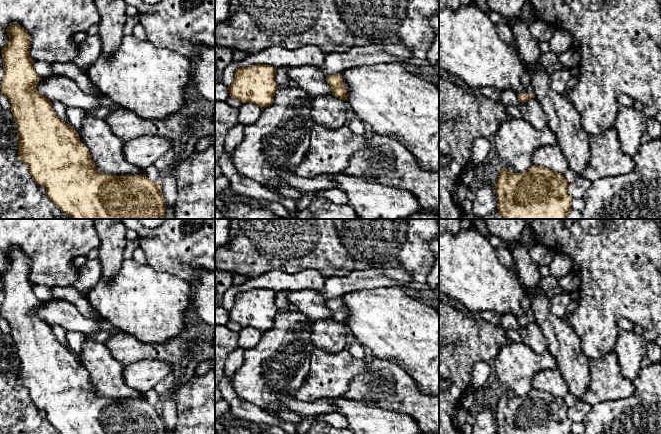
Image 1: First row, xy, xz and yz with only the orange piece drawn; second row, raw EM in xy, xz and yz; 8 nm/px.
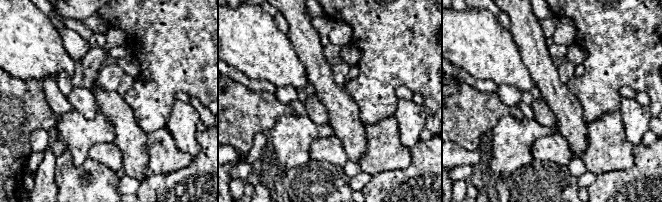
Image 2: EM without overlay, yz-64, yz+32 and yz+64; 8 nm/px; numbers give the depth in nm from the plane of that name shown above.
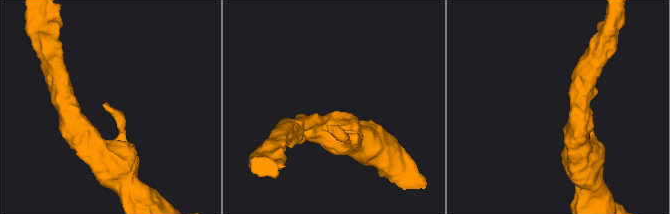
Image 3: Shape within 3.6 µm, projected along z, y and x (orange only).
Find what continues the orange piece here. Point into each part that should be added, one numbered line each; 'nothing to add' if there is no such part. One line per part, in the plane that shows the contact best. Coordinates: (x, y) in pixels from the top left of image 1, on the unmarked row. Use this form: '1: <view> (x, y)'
1: yz (526, 303)

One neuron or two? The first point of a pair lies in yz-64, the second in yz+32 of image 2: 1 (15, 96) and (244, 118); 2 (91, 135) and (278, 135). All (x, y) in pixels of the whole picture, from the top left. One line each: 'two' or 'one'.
1: one
2: one

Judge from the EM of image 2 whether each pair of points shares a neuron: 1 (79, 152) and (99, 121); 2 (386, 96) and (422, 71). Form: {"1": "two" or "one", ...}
{"1": "one", "2": "one"}

